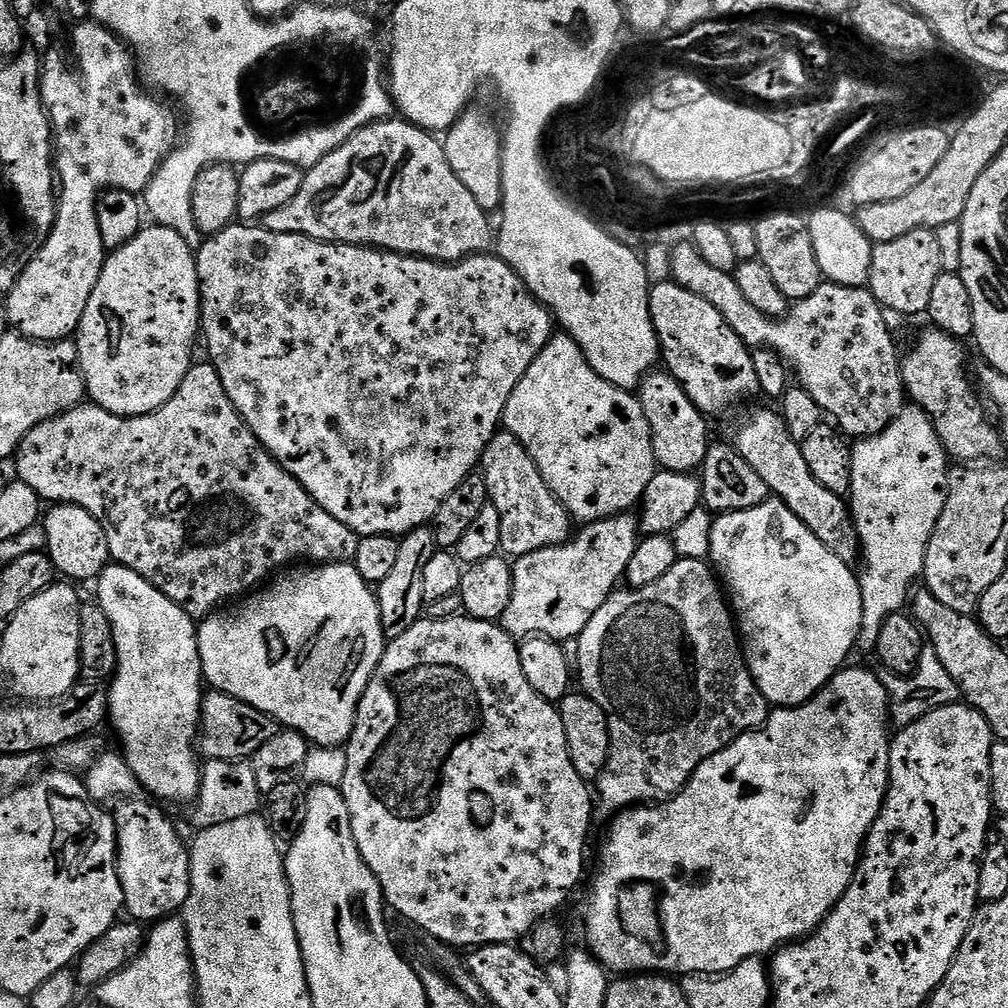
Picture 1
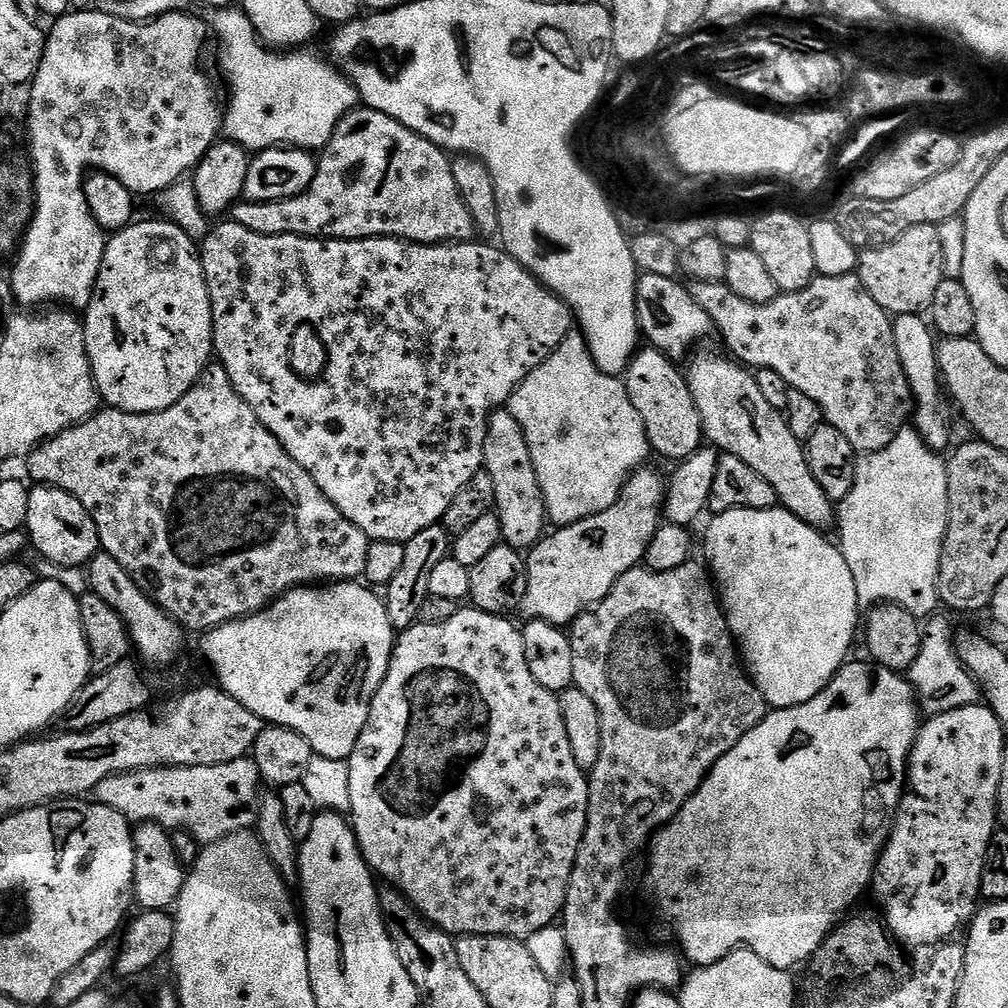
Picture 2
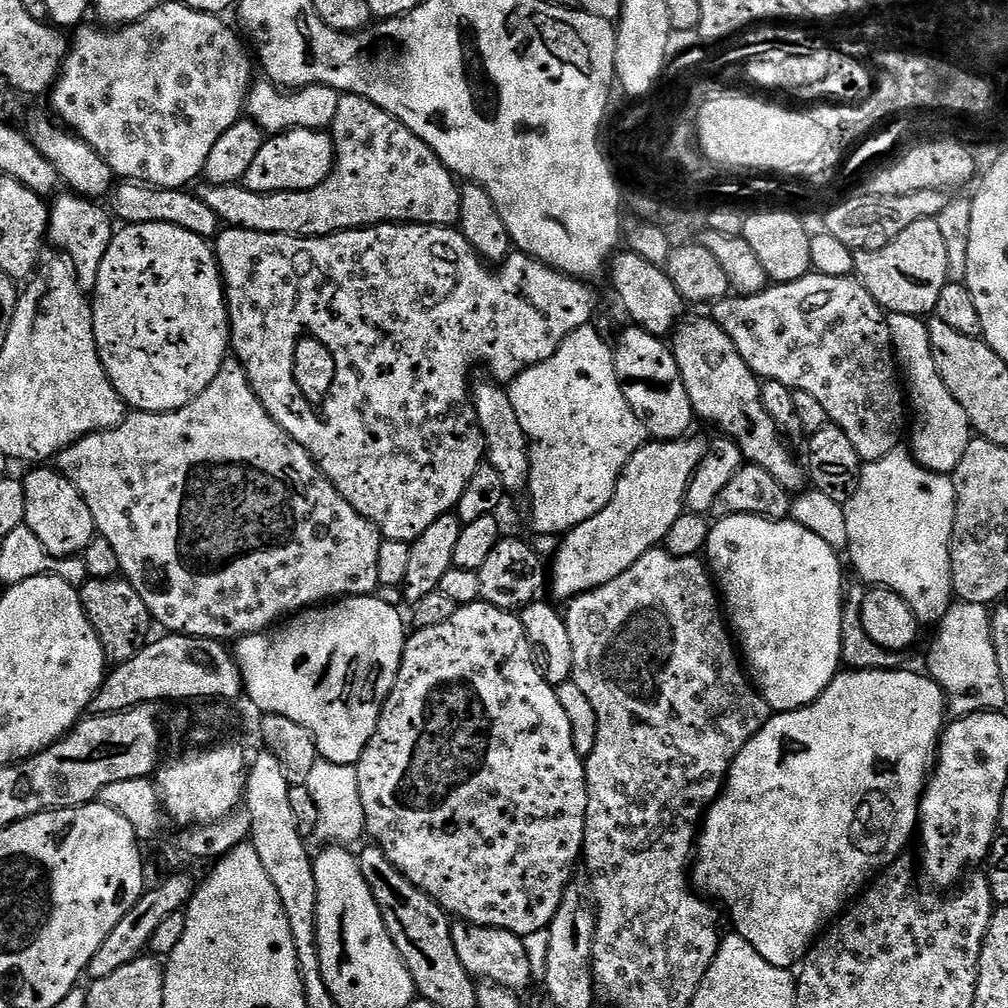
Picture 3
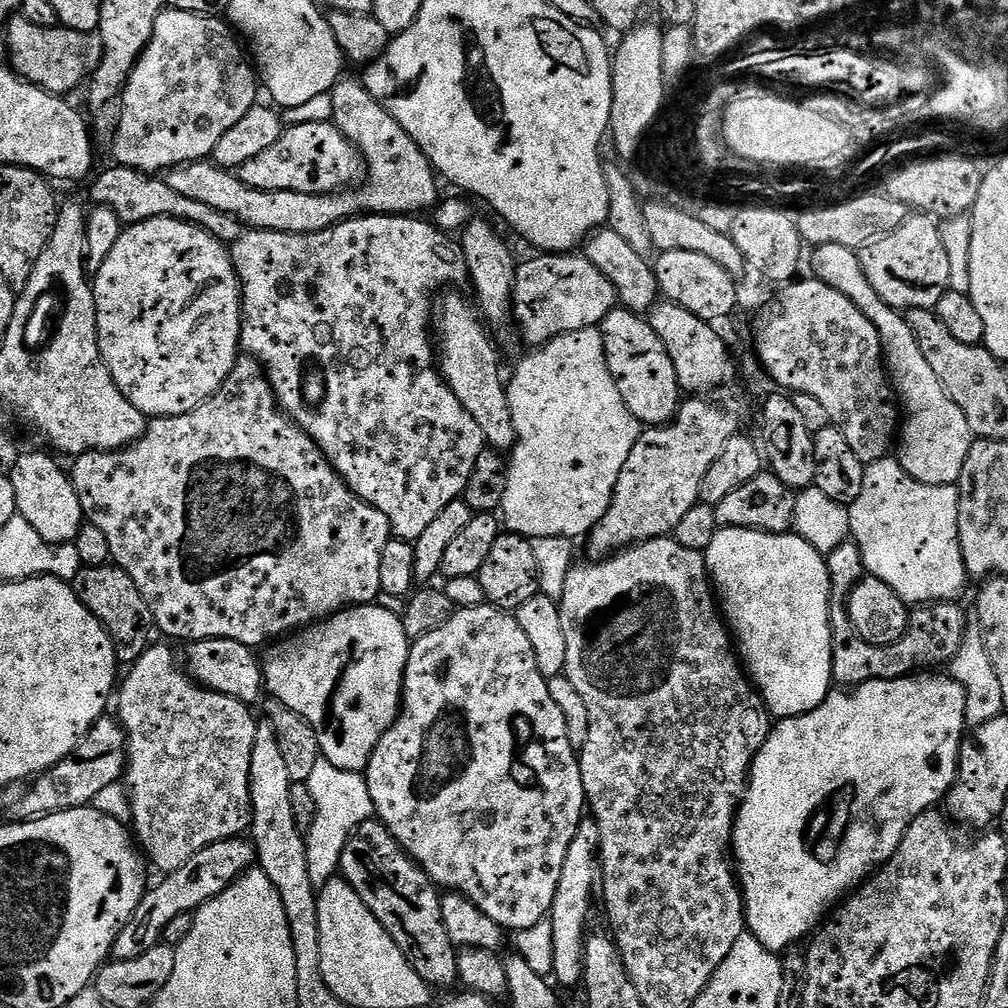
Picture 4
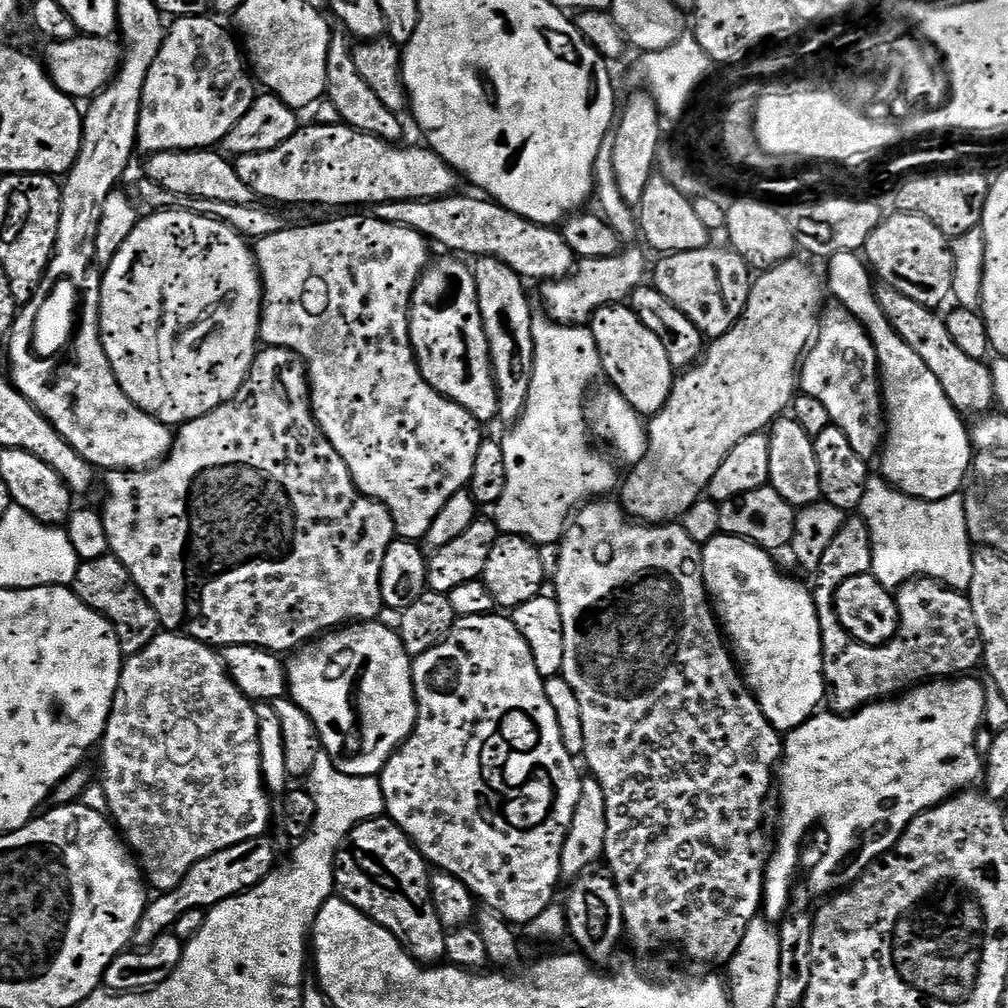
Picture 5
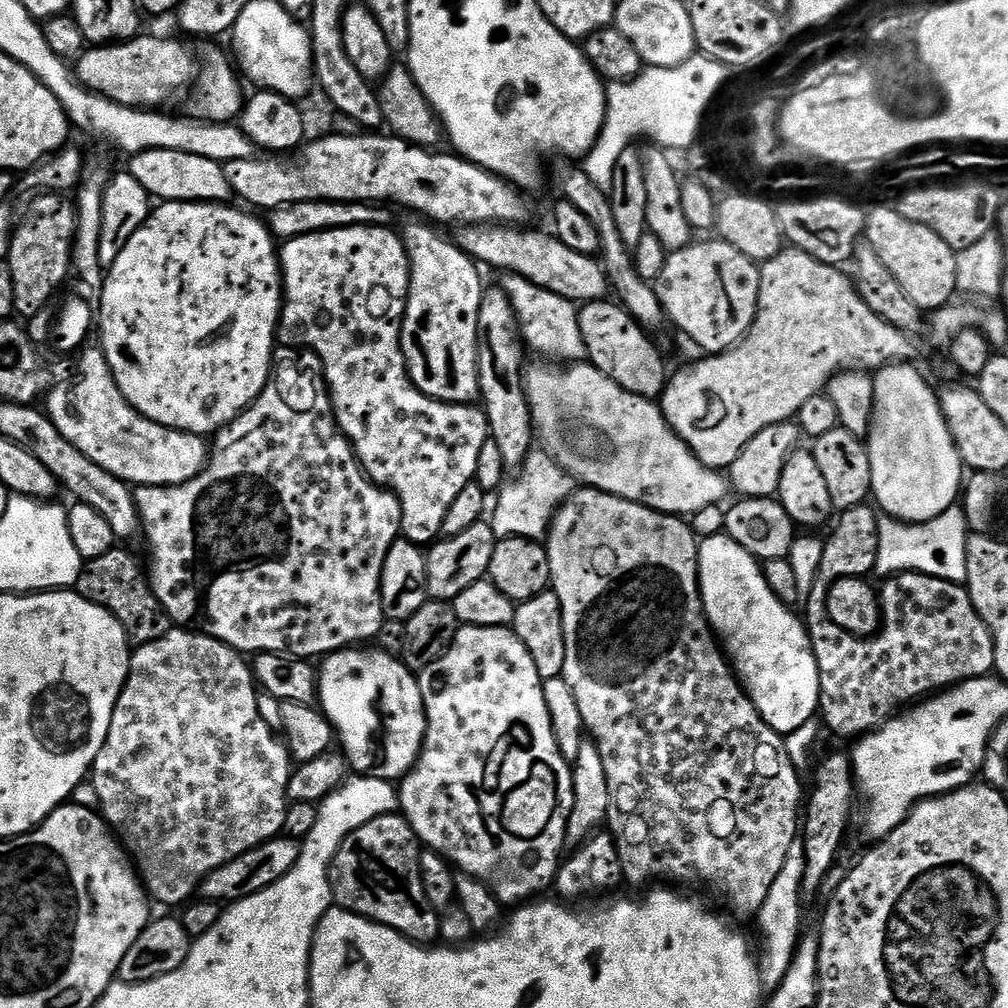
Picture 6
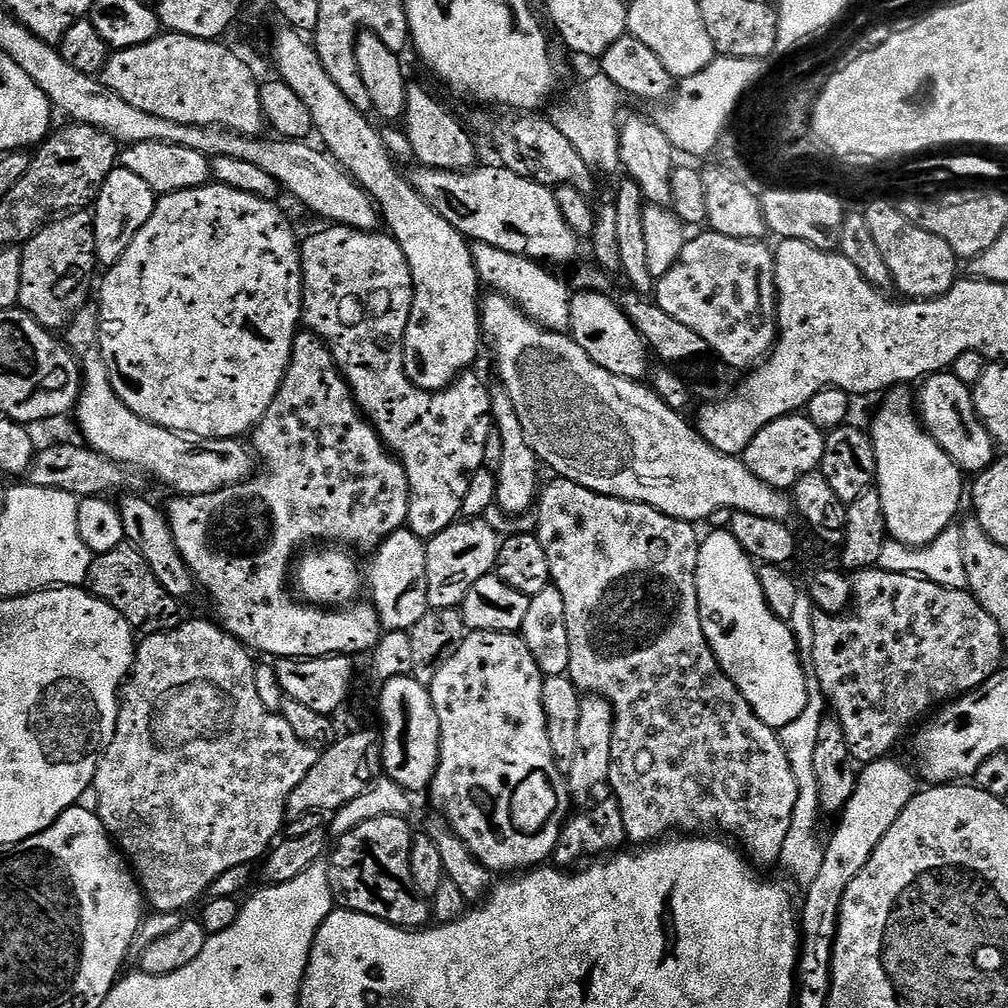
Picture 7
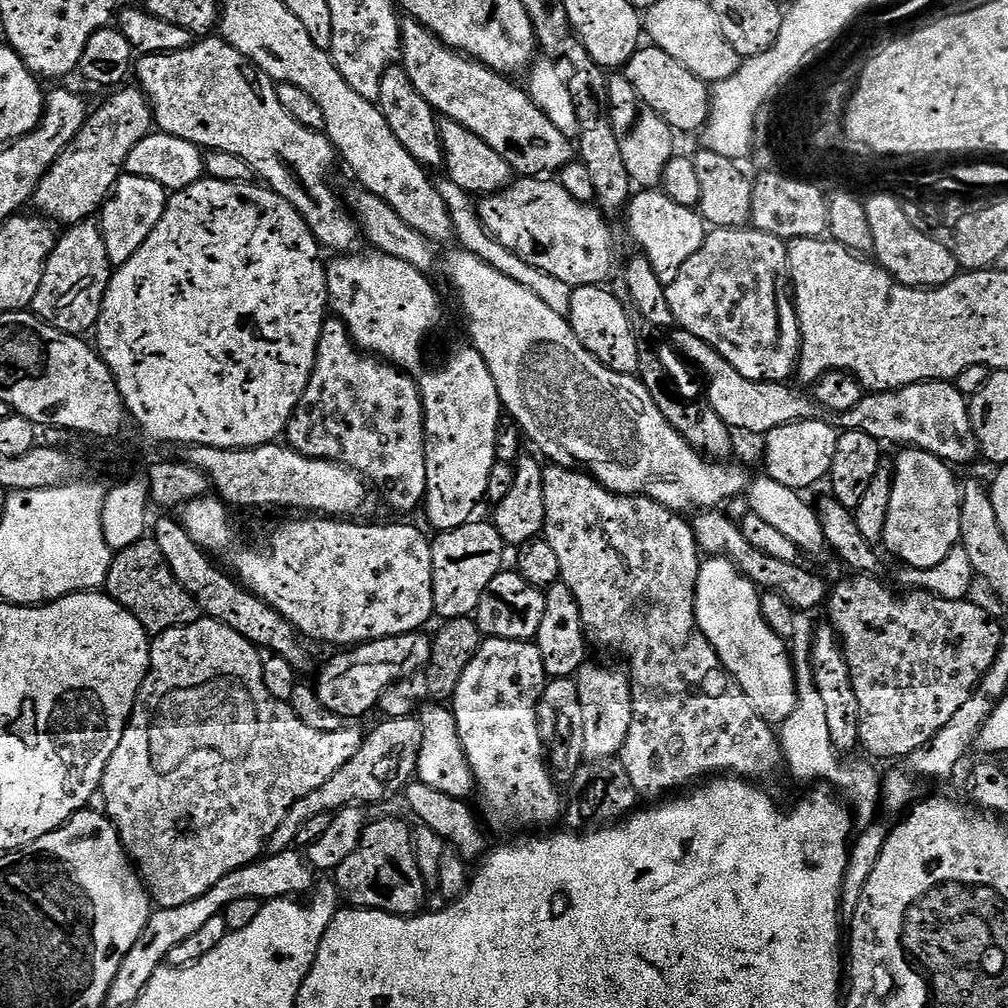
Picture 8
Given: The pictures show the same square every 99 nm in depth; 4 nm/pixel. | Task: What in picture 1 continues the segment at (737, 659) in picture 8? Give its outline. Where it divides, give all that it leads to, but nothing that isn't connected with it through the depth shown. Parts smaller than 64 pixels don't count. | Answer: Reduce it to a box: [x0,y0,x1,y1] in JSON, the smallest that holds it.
[710,498,864,708]

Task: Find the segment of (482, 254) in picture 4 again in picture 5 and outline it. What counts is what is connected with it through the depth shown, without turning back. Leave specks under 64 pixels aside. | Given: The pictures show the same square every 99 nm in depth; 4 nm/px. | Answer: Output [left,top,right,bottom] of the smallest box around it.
[471,256,534,426]

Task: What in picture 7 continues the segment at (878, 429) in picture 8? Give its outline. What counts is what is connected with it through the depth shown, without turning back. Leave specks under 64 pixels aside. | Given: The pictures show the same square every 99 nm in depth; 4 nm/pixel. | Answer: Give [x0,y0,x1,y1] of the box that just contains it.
[918,370,998,474]

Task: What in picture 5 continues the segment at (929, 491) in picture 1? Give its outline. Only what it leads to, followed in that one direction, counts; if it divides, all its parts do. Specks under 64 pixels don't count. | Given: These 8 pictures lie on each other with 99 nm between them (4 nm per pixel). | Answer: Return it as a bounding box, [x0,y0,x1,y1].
[858,475,974,593]

